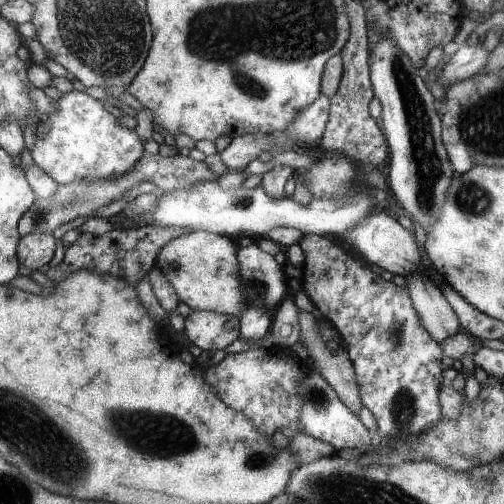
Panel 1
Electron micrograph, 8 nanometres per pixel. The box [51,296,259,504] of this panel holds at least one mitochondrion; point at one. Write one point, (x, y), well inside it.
(158, 435)

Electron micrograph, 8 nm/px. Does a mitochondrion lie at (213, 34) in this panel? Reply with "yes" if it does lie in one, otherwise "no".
yes

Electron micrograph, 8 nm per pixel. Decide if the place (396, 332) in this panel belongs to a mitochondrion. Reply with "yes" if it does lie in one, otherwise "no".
yes

